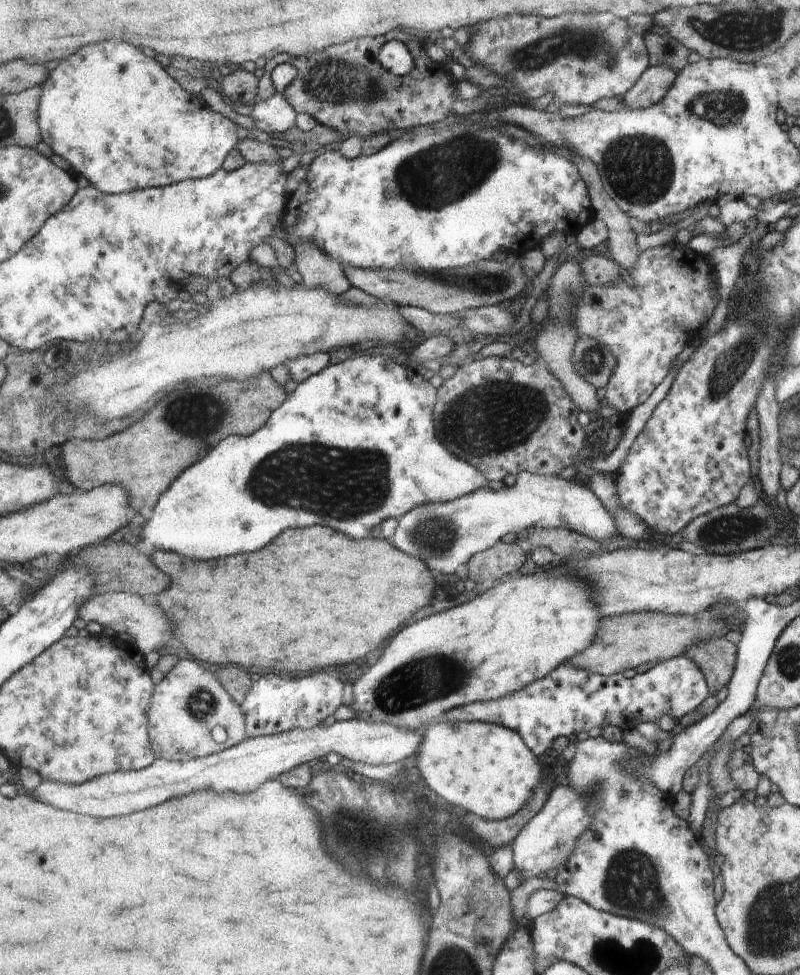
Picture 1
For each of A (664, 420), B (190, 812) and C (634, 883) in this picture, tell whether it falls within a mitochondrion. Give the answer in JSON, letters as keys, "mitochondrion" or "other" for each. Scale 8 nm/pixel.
{"A":"other","B":"mitochondrion","C":"mitochondrion"}

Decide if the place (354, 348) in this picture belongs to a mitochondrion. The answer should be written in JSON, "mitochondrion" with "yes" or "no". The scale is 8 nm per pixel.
{"mitochondrion":"no"}

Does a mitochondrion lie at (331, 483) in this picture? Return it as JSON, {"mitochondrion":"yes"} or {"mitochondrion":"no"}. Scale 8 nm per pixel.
{"mitochondrion":"yes"}

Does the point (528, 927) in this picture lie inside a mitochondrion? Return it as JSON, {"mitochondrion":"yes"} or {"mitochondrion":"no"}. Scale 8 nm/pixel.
{"mitochondrion":"no"}

